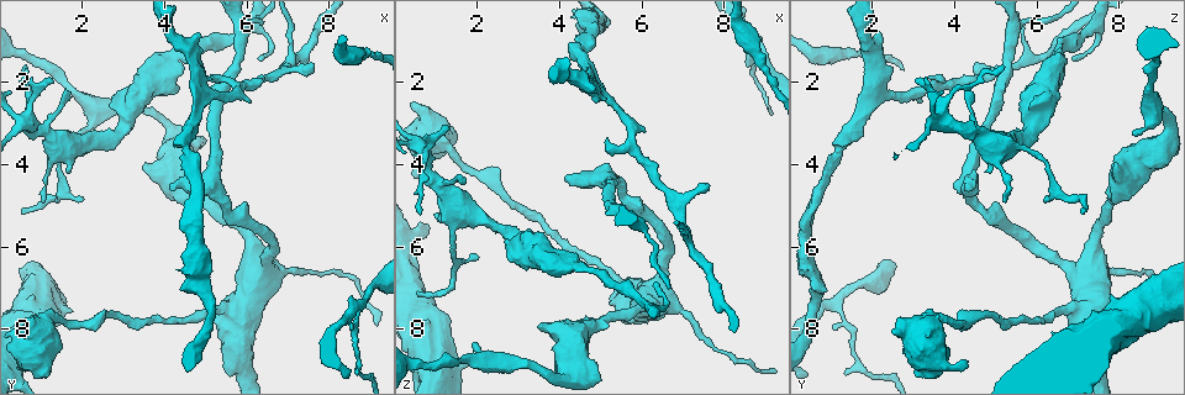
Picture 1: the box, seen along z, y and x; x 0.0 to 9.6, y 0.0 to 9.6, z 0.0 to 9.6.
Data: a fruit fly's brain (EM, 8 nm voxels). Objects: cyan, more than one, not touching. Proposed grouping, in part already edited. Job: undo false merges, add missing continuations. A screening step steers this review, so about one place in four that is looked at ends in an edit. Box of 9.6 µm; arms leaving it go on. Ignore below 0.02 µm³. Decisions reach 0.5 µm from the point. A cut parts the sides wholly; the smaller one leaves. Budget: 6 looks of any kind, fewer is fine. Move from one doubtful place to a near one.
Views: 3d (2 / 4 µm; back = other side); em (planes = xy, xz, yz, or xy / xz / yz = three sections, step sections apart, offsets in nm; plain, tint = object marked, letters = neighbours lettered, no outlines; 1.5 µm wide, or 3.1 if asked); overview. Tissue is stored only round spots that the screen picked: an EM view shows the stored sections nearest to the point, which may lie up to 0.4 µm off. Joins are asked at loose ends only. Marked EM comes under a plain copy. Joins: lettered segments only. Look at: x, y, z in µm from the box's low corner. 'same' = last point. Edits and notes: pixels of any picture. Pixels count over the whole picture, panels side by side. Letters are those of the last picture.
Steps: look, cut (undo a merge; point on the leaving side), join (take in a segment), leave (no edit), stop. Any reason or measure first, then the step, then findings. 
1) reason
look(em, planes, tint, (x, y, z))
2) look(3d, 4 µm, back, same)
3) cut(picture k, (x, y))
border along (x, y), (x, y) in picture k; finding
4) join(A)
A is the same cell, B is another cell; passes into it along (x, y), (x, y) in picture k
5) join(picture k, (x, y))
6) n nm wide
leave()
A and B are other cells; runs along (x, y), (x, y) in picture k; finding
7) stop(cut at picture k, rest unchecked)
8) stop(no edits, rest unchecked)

two arms in line, one across
look(3d, 4 µm, (8.85, 7.35, 1.20))

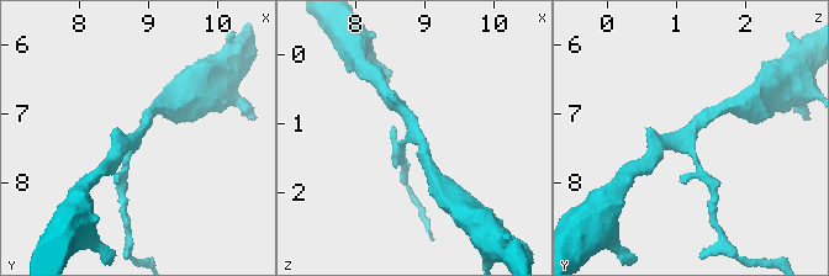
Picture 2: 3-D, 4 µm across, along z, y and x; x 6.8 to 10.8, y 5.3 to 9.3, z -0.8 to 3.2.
look(em, planes, tint, (8.85, 7.30, 1.15))

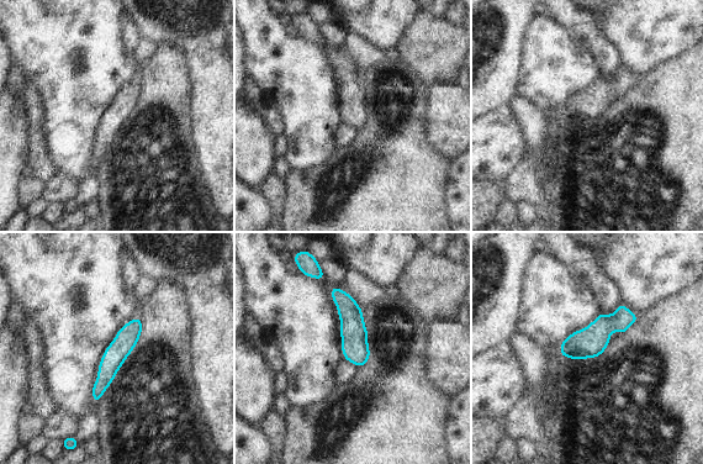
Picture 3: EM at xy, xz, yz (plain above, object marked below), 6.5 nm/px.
what lies round it
look(em, planes, letters, same)

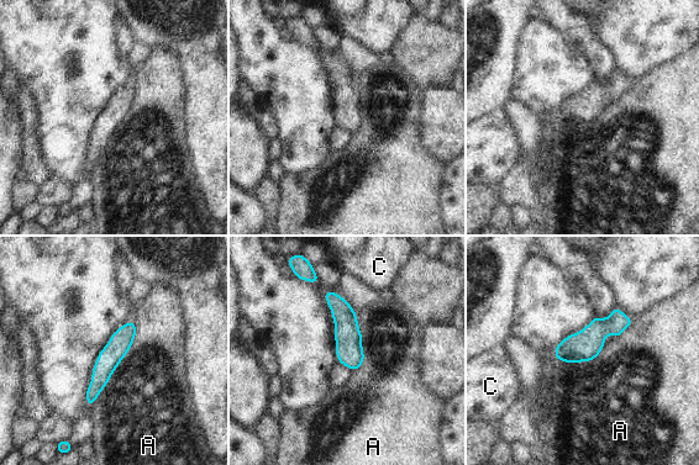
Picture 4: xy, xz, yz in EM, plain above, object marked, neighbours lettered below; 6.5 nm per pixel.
3 arms
leave()
A and C are other cells; one neuron here

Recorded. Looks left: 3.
calibre changes
look(em, xy, step 4, letters, (8.90, 1.35, 1.50))

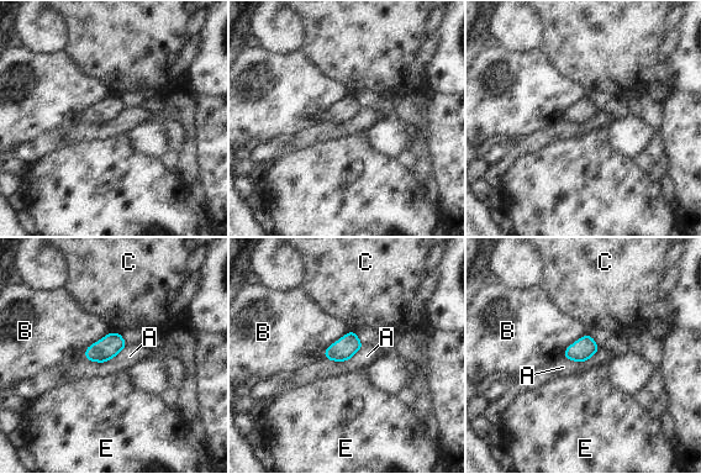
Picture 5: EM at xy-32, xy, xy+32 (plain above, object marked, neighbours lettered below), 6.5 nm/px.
leave()
A, B, C and E are other cells; border along (126, 345), (103, 362), (85, 359) in picture 5; all the same neuron

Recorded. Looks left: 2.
free end
look(em, yz, step 4, letters, (1.95, 3.30, 8.35))

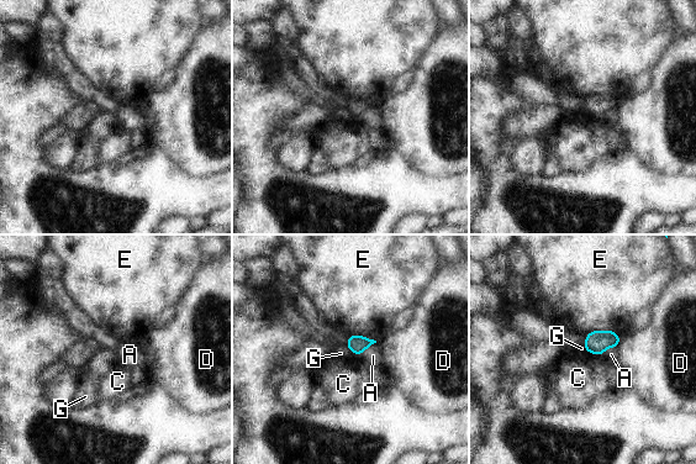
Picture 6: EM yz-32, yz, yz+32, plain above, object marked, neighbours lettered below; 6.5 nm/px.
look(em, planes, letters, same)

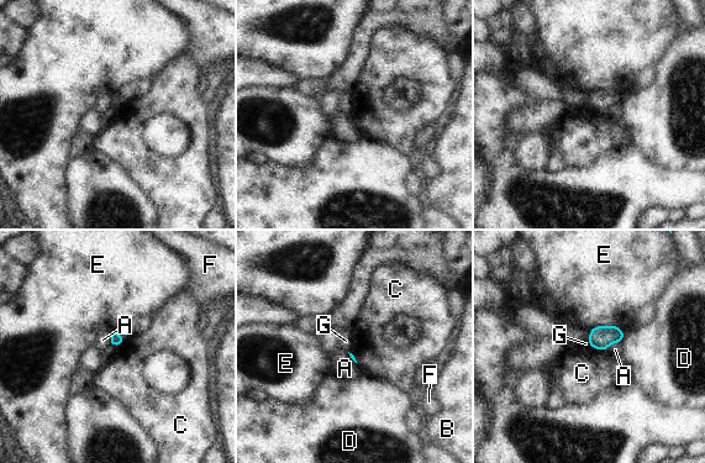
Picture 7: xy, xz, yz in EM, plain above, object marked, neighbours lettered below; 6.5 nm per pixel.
leave()
A, B, C, D, E, F and G are other cells; border along (590, 346), (604, 351) in picture 7; none of them fits

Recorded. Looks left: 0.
stop(no edits, rest unchecked)

